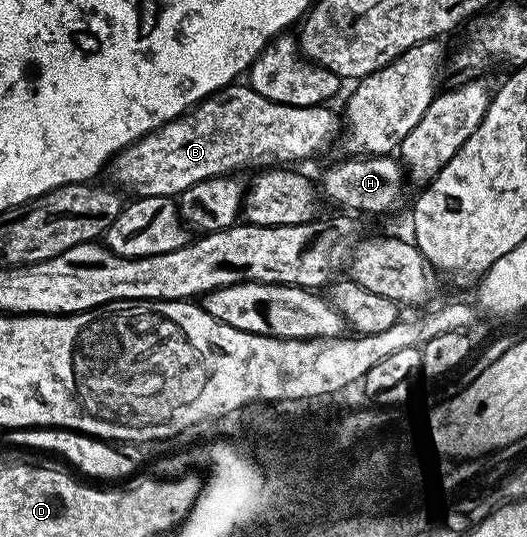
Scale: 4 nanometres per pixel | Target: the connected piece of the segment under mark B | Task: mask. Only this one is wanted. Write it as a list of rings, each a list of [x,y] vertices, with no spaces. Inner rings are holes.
[[[249,85],[239,86],[214,91],[178,119],[123,148],[109,164],[109,171],[120,183],[118,186],[136,191],[133,193],[139,197],[178,197],[207,178],[230,176],[241,172],[242,167],[259,169],[264,165],[295,165],[298,159],[307,159],[325,150],[334,139],[336,142],[341,119],[330,111],[330,106],[281,105],[269,101],[269,97],[261,97],[261,93]]]

